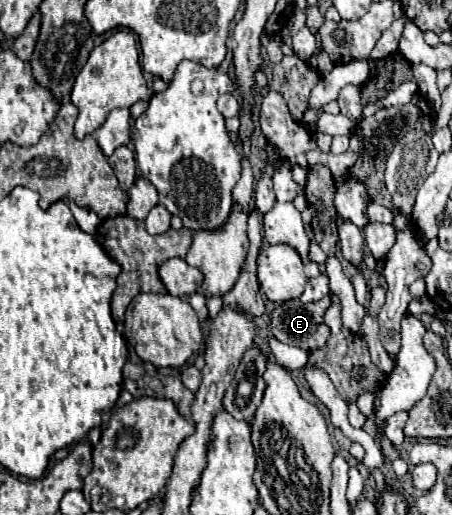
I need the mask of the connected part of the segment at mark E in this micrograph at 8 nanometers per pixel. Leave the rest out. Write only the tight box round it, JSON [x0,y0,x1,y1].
[271,294,331,350]

